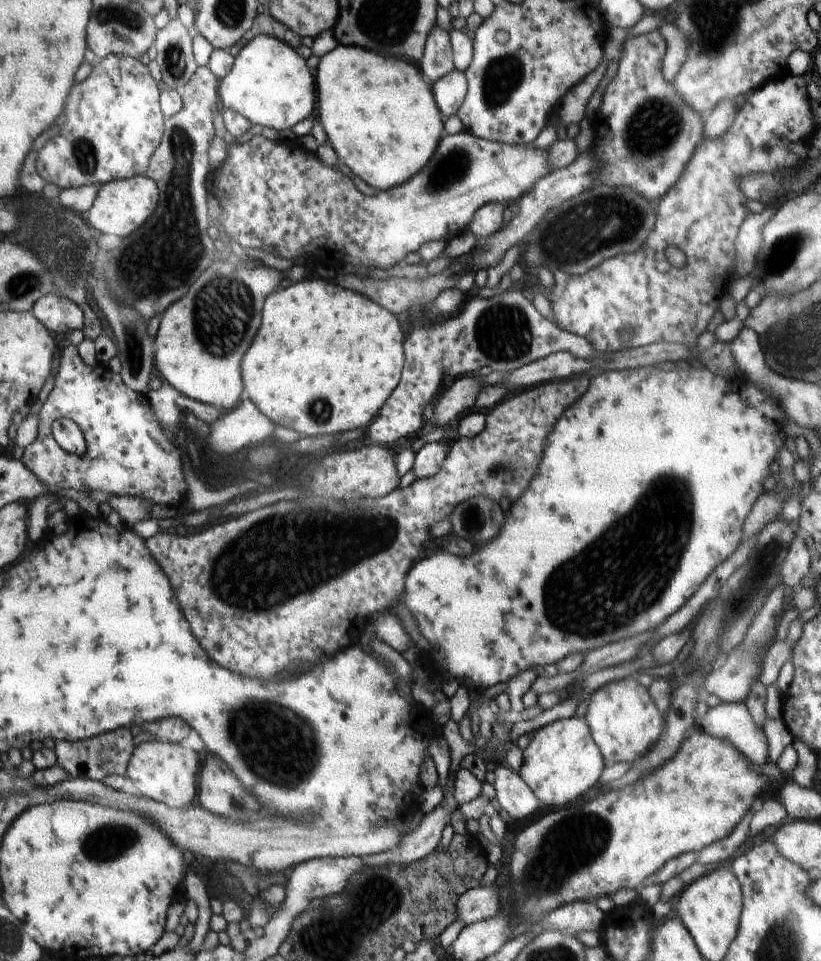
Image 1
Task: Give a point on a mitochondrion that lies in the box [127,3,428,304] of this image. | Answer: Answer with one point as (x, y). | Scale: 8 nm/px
(174, 58)

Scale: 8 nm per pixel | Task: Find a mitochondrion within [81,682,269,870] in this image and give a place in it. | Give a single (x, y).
(238, 804)

